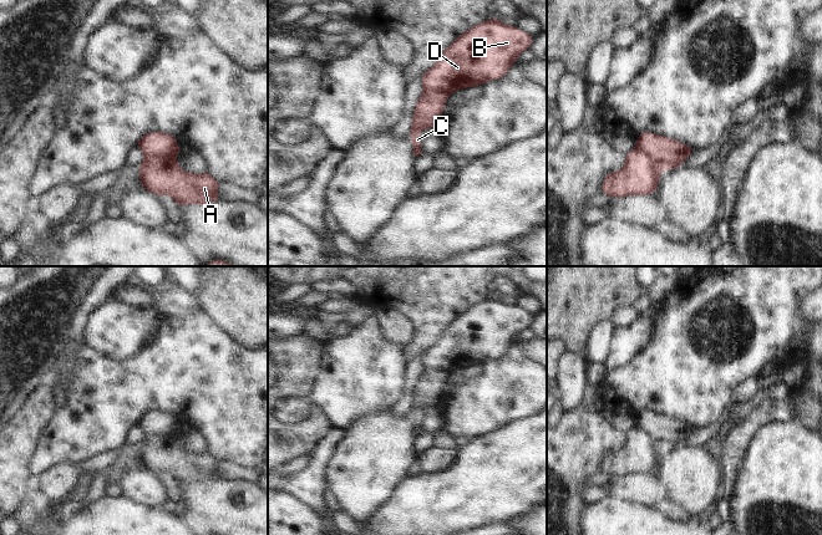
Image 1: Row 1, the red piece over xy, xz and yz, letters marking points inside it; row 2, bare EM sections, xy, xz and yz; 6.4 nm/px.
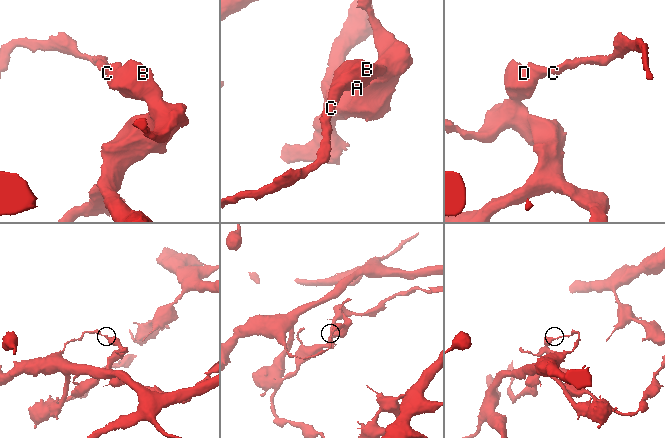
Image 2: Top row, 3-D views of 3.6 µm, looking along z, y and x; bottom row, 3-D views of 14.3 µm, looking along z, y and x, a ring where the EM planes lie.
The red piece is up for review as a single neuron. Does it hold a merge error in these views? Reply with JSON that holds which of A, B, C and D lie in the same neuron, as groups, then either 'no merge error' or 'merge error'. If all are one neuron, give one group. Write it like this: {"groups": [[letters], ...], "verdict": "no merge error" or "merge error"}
{"groups": [["A", "B", "D"], ["C"]], "verdict": "merge error"}

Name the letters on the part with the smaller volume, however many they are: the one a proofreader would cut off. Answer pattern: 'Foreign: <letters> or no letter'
Foreign: A, B, D

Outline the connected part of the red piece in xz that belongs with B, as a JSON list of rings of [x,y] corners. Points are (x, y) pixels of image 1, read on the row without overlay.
[[[499,297],[487,299],[460,314],[442,331],[440,338],[423,352],[421,362],[425,368],[453,371],[481,365],[489,358],[499,358],[517,341],[518,333],[529,327],[532,320],[533,314],[528,314],[516,305],[503,304]]]

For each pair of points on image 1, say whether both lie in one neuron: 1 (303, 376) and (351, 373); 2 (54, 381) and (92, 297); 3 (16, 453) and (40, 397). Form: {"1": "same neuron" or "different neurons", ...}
{"1": "different neurons", "2": "same neuron", "3": "same neuron"}

